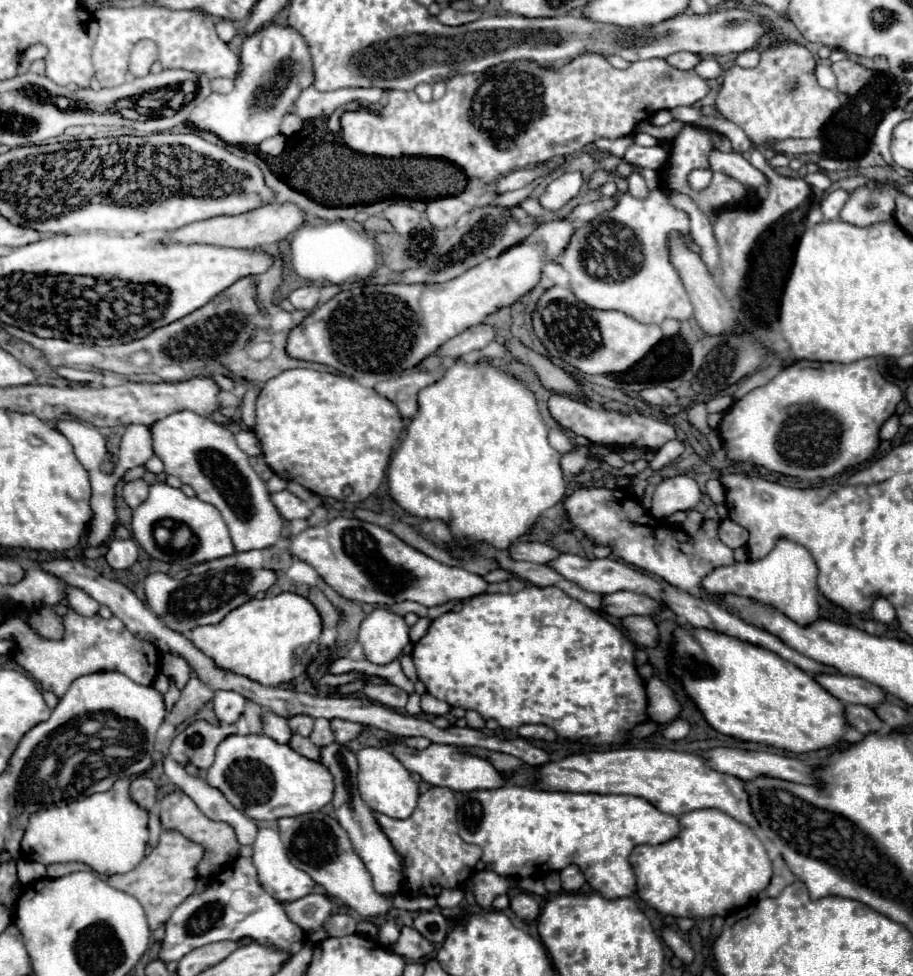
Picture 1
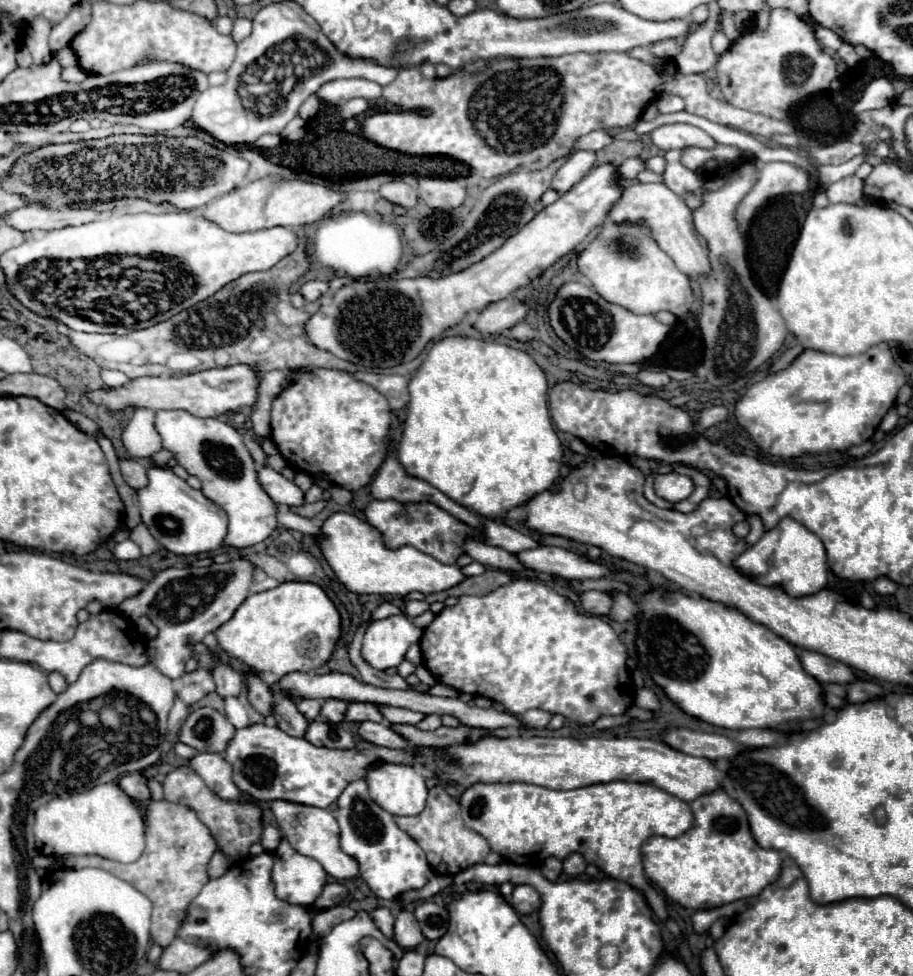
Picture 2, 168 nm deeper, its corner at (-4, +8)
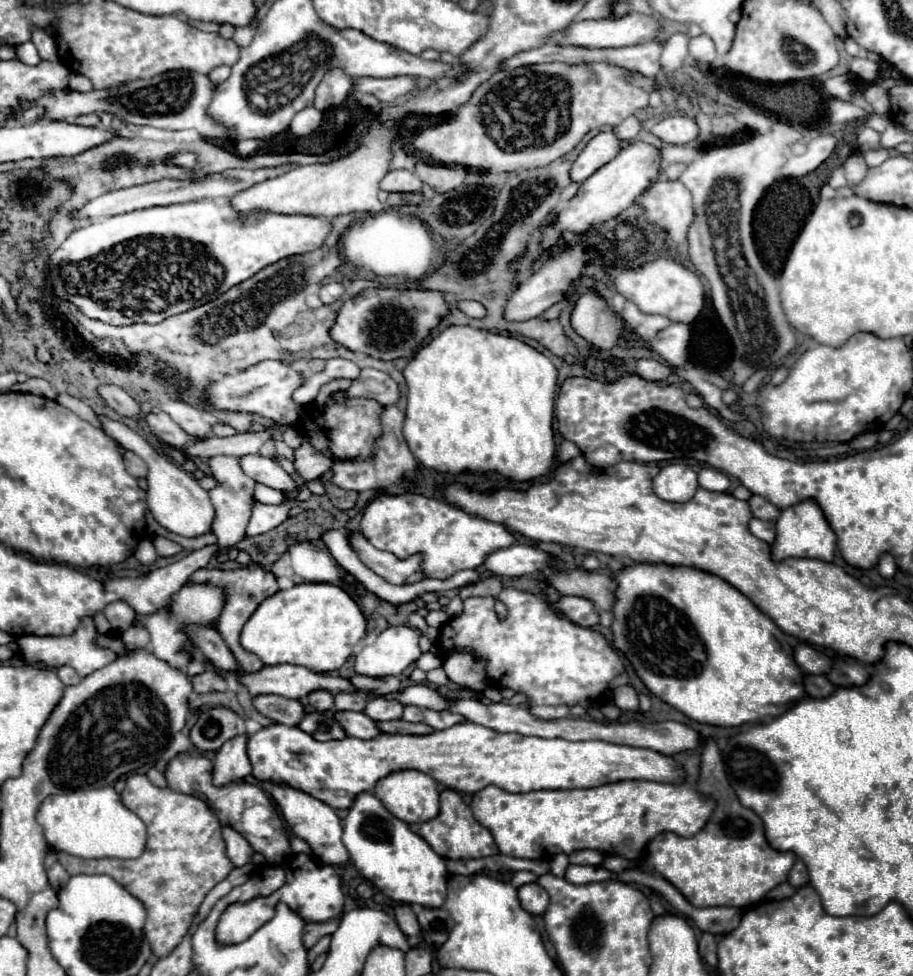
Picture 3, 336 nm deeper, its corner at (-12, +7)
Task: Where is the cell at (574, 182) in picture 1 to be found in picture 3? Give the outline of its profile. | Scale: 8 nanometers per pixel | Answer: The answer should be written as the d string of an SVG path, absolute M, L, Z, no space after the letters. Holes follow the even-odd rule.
M602 131L594 139L588 141L584 151L578 155L578 159L572 165L570 179L572 183L586 181L594 171L598 171L602 165L612 161L620 151L620 141L612 131Z

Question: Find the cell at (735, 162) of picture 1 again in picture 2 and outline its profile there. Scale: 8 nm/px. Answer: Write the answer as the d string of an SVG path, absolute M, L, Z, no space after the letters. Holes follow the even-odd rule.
M666 124L656 128L652 134L652 142L660 150L672 150L672 148L686 148L686 146L698 146L698 148L714 148L716 142L700 128L692 124Z

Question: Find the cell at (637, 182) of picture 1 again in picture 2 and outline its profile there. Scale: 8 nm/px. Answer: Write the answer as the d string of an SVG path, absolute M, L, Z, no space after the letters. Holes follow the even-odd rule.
M632 182L630 186L624 188L622 198L612 208L608 220L614 224L630 222L630 224L646 226L650 230L650 236L656 240L656 244L674 260L674 264L686 276L698 278L698 276L710 272L706 240L696 232L694 222L692 222L692 212L686 206L686 202L678 194L674 194L666 184Z

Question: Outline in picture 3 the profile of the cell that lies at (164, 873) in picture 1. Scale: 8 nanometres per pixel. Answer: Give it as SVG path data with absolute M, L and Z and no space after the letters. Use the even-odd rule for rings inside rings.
M130 775L126 779L122 799L124 805L148 827L148 843L142 857L126 861L80 859L68 853L58 853L58 861L70 875L104 873L134 893L148 911L144 933L152 951L156 957L166 957L186 935L206 893L212 891L234 869L234 865L224 853L220 823L200 797L174 793L168 787L154 787L146 775Z

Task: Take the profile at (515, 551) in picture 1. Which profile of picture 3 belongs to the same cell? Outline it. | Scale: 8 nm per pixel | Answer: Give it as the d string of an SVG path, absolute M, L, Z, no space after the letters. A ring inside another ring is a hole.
M404 493L404 495L380 495L376 497L364 511L362 521L360 521L360 531L362 535L376 547L394 553L400 559L406 559L412 553L422 553L422 569L426 577L436 577L436 579L446 579L454 575L460 569L476 569L484 563L488 555L492 555L498 549L506 549L516 545L516 537L502 525L502 523L492 523L480 517L472 517L470 513L448 505L446 501L438 501L432 497L424 497L418 493Z

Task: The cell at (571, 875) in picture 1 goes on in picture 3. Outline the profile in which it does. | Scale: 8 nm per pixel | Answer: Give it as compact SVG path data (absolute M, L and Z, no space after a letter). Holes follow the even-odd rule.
M586 849L586 851L574 851L570 855L570 863L572 865L600 865L602 859L604 859L602 853L590 851L590 849Z

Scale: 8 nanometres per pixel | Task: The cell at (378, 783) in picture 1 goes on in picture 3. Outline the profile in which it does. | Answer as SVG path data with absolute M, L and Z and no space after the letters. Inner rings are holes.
M422 771L390 773L376 783L374 795L406 823L430 821L438 815L438 783Z

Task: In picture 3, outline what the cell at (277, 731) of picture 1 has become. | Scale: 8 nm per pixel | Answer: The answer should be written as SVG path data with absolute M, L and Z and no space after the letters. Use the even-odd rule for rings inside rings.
M250 565L250 567L242 567L242 569L232 569L232 571L216 571L216 569L198 569L190 581L210 581L214 585L222 585L226 589L226 609L222 611L222 617L218 619L218 633L224 637L224 641L228 643L228 647L232 649L236 661L238 661L238 667L244 671L244 673L256 673L260 671L264 665L262 661L254 655L254 653L248 653L242 649L238 637L240 637L240 631L244 627L244 623L248 621L248 617L254 613L254 609L270 595L274 595L278 591L278 585L276 585L276 577L260 567L260 565Z

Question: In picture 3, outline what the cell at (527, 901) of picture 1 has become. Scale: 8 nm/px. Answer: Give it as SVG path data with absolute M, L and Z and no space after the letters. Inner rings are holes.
M536 883L522 885L518 889L518 899L520 899L520 905L532 915L542 915L548 907L548 893Z

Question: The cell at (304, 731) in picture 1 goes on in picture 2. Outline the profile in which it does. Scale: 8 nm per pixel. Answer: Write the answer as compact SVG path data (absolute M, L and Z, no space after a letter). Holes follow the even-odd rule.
M298 700L296 706L298 706L298 710L306 716L306 720L312 722L312 720L318 718L320 708L322 708L322 702L320 702L320 700Z

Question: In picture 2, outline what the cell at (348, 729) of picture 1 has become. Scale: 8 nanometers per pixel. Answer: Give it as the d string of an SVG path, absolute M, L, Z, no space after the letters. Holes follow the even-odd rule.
M352 702L352 704L348 706L346 720L350 720L350 722L364 722L364 720L382 722L384 716L380 714L380 708L378 708L376 704L360 704L360 702Z

